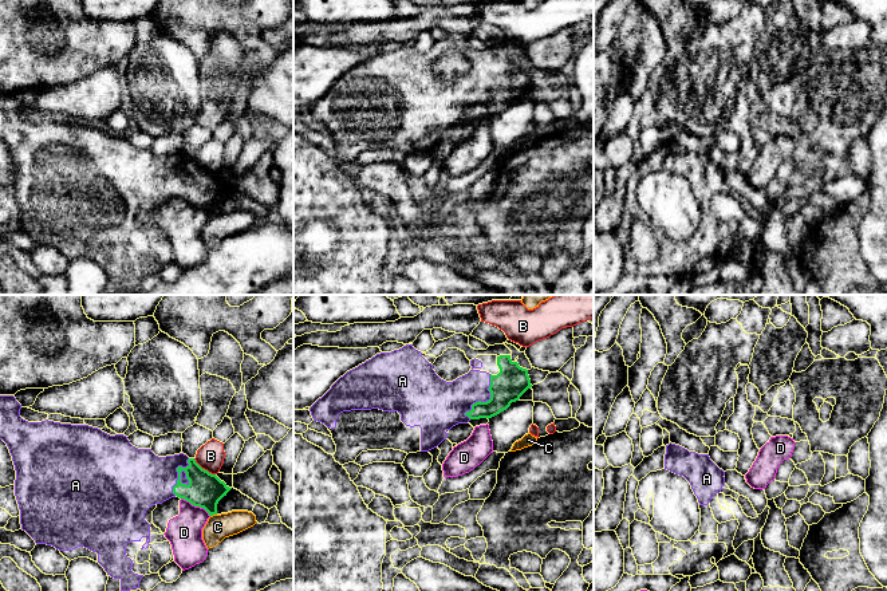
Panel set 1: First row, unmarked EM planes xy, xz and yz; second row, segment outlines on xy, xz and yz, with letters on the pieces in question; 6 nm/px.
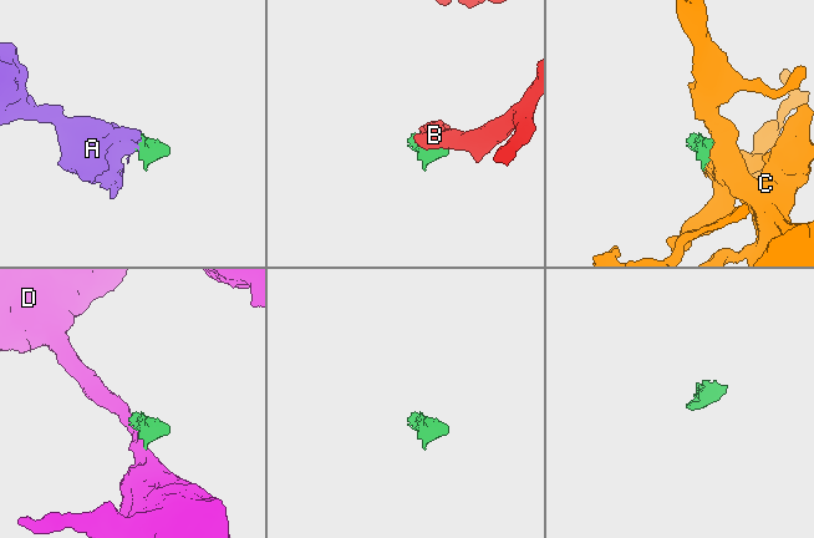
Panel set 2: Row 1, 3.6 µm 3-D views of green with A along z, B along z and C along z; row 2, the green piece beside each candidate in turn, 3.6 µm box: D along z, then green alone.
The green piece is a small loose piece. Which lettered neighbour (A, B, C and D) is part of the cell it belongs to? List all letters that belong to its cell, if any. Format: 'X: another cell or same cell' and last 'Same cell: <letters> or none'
A: same cell
B: another cell
C: another cell
D: another cell
Same cell: A

